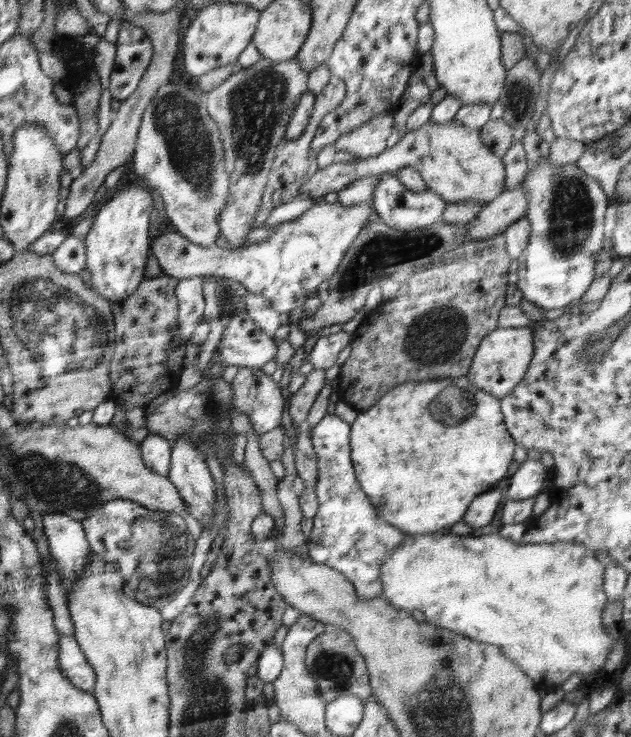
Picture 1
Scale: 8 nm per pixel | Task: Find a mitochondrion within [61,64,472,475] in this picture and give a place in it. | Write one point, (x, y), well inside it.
(256, 105)

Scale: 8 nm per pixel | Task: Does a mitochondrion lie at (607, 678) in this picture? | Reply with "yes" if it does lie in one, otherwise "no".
no

